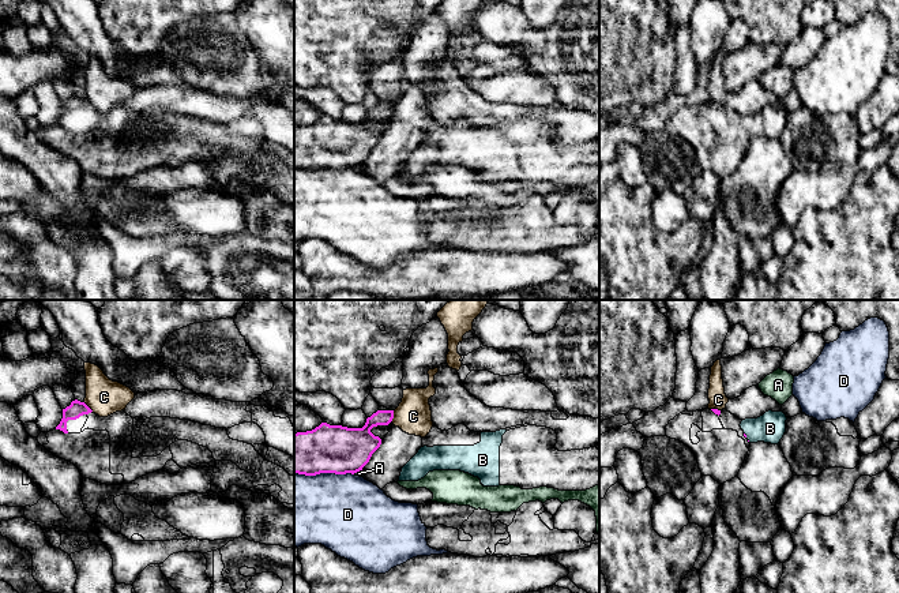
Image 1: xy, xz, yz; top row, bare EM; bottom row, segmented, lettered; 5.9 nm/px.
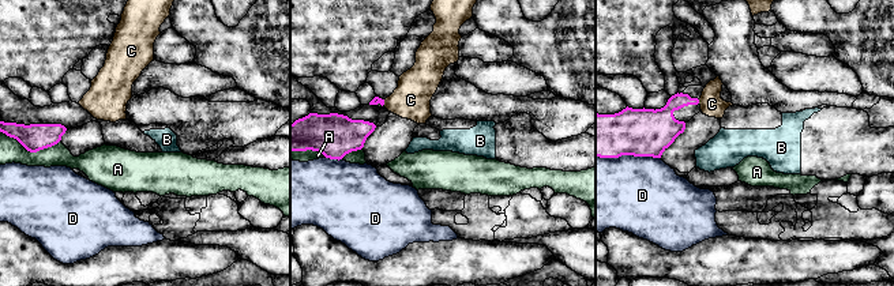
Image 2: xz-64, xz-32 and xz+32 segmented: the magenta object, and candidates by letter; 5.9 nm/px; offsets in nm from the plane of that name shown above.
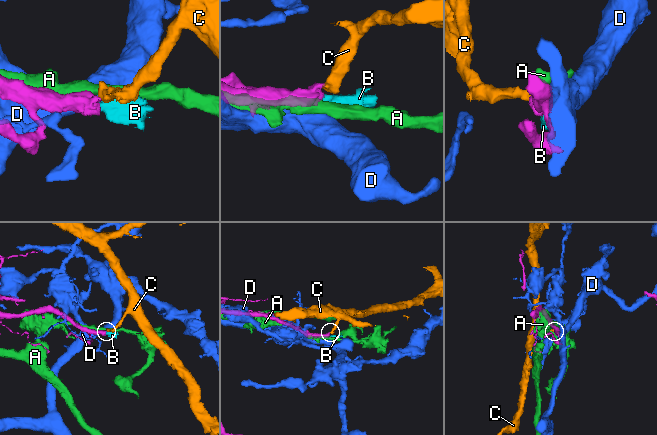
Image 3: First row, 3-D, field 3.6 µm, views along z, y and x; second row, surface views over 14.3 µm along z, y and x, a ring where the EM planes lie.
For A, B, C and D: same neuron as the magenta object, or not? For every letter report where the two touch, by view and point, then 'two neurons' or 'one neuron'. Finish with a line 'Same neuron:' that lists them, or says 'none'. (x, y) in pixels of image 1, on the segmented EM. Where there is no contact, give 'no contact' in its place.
A: xz (356, 472) | two neurons
B: yz (745, 435) | one neuron
C: xz (392, 416) | two neurons
D: xz (324, 472) | two neurons
Same neuron: B

